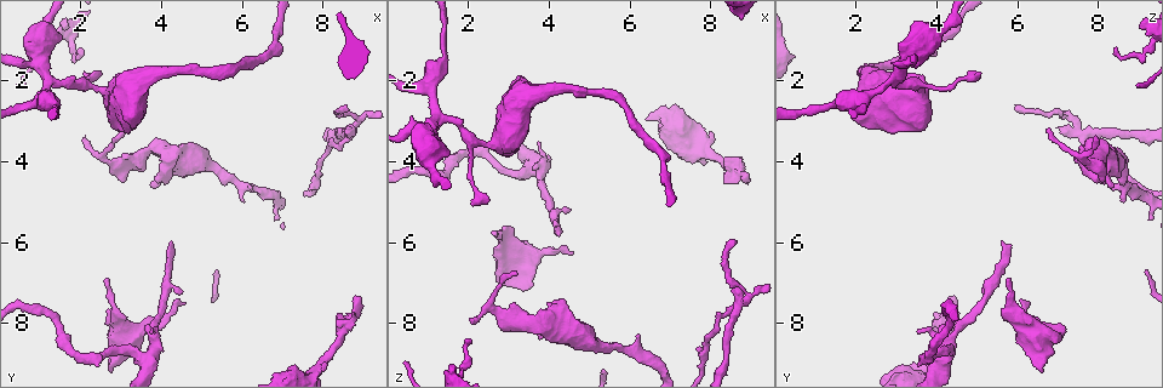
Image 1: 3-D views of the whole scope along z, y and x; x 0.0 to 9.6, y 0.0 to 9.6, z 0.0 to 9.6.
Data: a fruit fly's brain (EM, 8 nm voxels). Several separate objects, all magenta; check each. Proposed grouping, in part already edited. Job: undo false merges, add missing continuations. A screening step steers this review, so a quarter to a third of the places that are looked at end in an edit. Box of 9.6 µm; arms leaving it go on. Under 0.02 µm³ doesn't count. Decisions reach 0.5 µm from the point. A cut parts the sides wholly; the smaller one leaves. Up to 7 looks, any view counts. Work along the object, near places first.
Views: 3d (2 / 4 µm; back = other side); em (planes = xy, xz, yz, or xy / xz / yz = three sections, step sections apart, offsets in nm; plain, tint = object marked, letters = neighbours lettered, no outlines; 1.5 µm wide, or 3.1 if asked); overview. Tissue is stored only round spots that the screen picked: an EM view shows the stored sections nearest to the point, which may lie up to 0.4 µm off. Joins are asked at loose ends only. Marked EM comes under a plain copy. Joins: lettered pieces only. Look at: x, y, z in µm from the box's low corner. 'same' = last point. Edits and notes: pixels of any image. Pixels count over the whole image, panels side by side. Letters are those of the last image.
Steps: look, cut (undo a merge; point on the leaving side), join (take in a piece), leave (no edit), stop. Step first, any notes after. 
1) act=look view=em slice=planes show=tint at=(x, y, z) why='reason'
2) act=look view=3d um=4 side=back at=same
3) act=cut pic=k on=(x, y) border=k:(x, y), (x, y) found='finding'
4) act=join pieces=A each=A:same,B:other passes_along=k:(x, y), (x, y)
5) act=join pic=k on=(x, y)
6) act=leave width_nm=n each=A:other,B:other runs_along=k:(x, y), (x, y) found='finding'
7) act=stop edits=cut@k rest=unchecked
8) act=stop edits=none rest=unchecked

act=look view=em slice=planes show=tint at=(2.15, 3.40, 7.95) why='an open end'

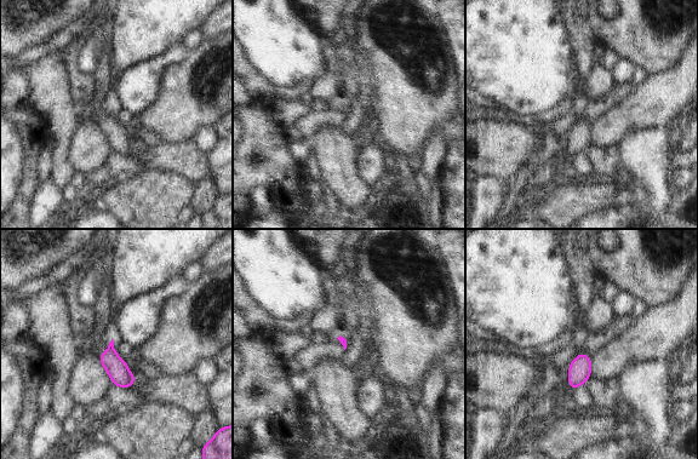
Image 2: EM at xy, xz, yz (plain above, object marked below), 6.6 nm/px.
act=look view=em slice=planes show=letters at=same

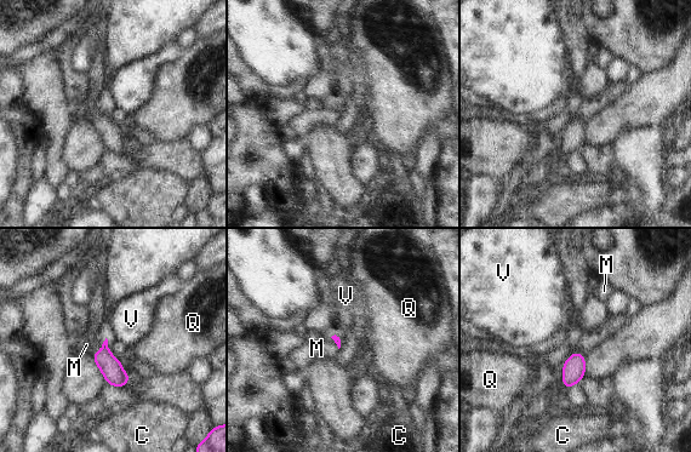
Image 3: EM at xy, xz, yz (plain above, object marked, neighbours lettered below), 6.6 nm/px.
act=join pieces=M each=C:other,M:same,Q:other,V:other passes_along=3:(110, 366), (101, 348), (86, 344) found='the cell continues'

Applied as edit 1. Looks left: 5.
act=look view=overview why='redraw'

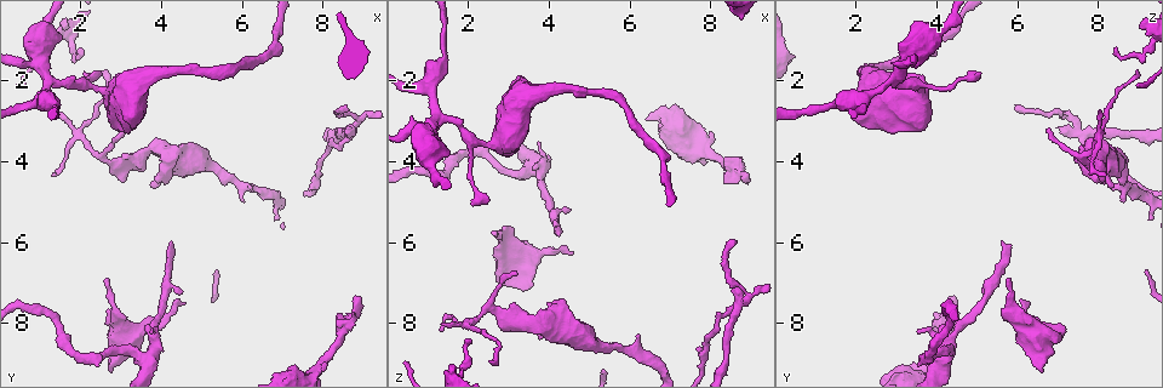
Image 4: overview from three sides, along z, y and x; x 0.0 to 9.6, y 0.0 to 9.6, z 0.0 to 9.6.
act=look view=em slice=planes show=letters at=(1.30, 2.00, 2.85) why='three-way junction'

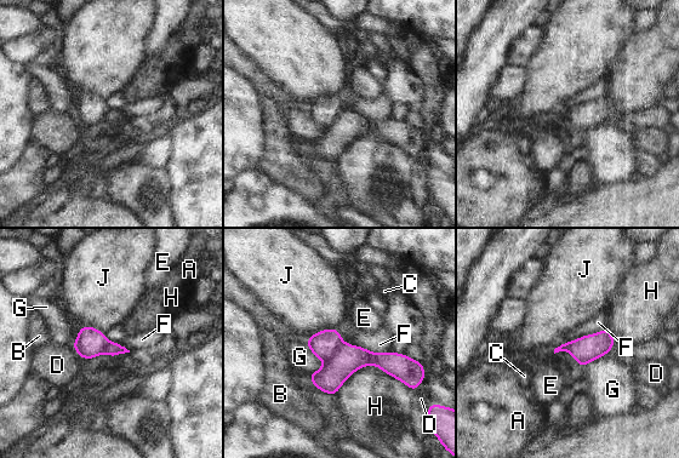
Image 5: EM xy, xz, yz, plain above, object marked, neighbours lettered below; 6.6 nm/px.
act=cut pic=5 on=(324, 344) width_nm=180 each=A:other,B:other,C:other,D:other,E:other,F:other,G:other,H:other,J:other border=5:(342, 342), (325, 362) found='a second cell is stuck on'

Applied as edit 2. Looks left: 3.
act=look view=em slice=planes show=letters at=(8.60, 3.35, 7.75) why='abrupt turn'

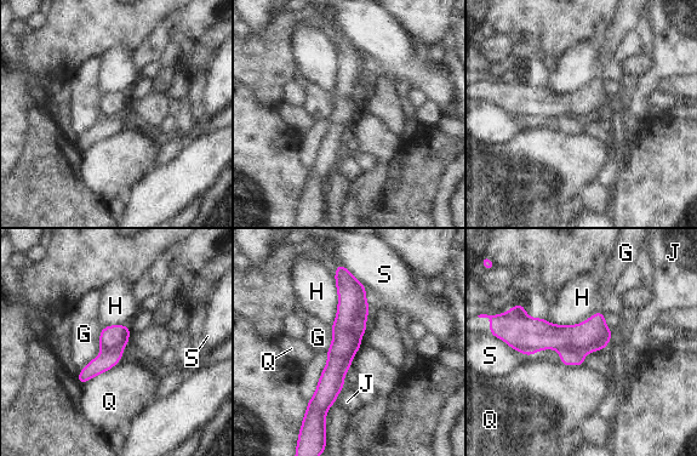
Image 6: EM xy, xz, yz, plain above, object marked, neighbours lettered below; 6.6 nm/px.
act=cut pic=6 on=(359, 328) each=G:other,H:other,J:other,Q:other,S:other part_leaving=6:(119, 352), (80, 380) found='a second cell is stuck on'

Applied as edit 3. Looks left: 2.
act=stop edits=join@3,cut@5,cut@6 rest=unchecked

